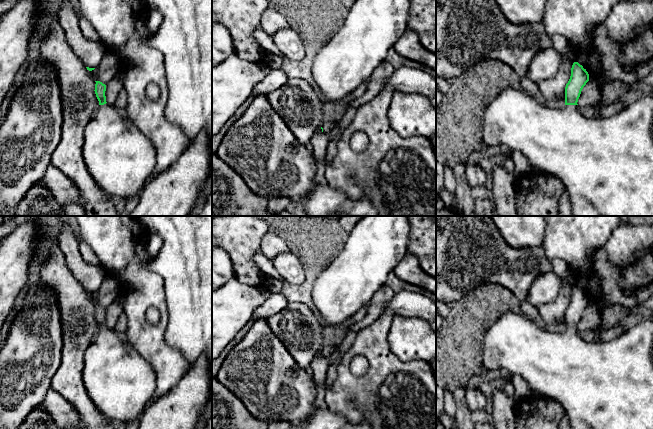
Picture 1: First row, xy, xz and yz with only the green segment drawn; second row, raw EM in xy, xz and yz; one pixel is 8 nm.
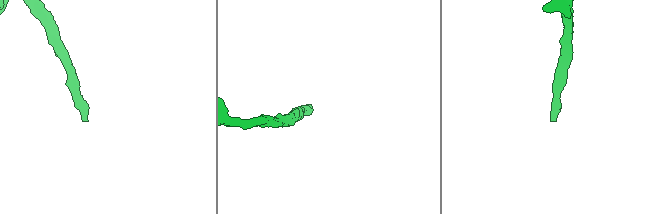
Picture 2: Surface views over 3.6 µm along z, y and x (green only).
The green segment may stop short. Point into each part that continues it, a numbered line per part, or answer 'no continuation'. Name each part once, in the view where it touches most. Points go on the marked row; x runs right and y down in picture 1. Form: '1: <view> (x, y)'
1: yz (606, 165)

